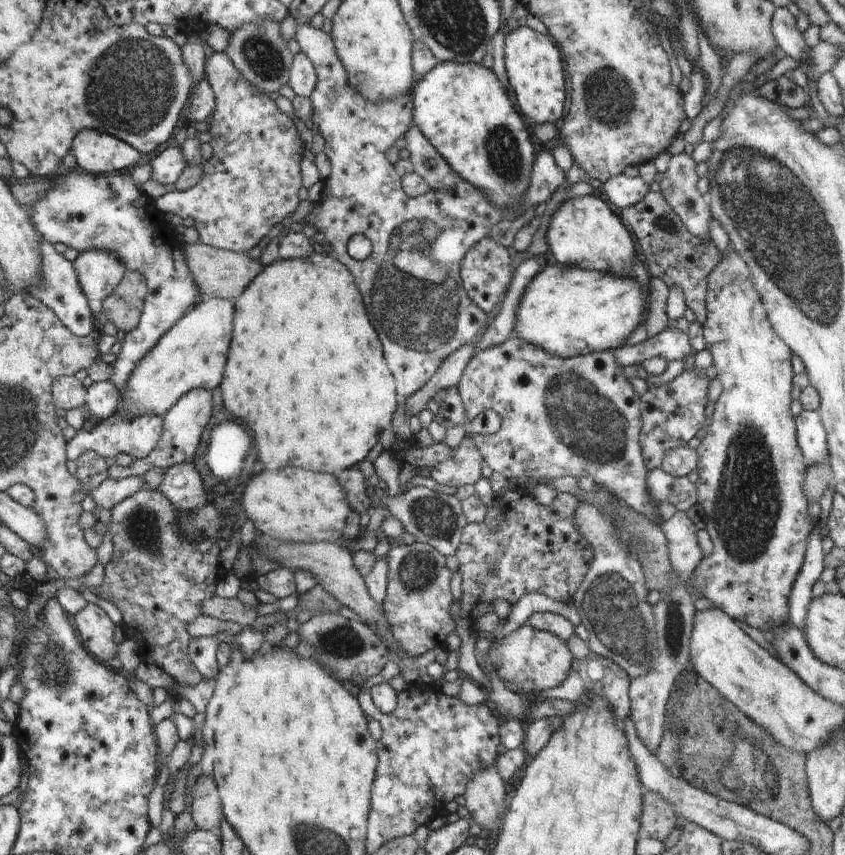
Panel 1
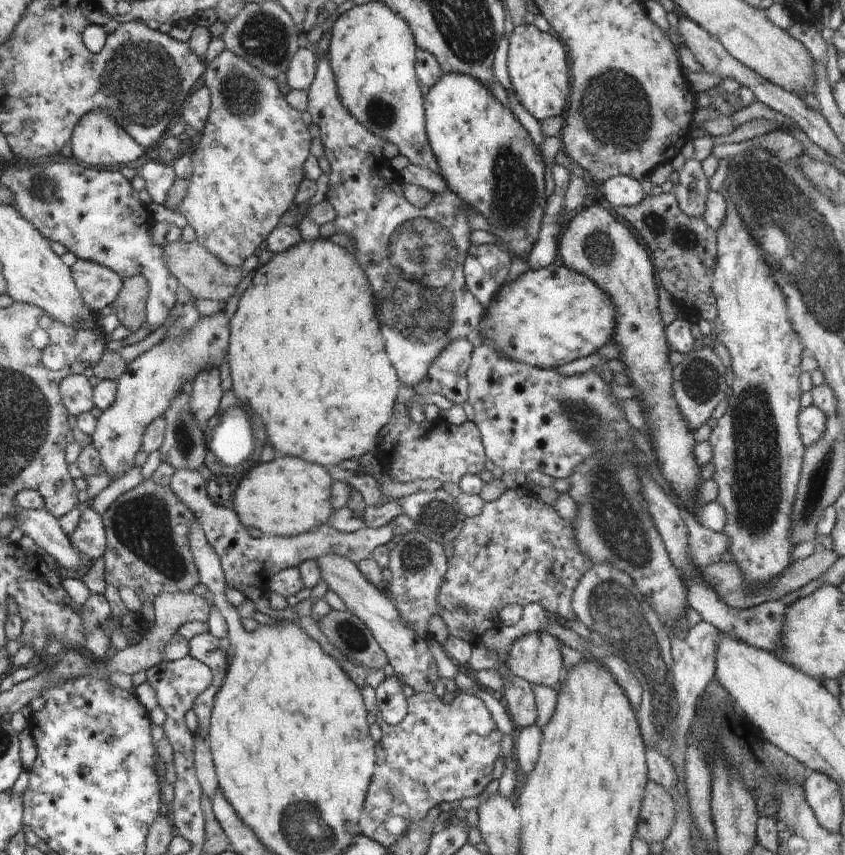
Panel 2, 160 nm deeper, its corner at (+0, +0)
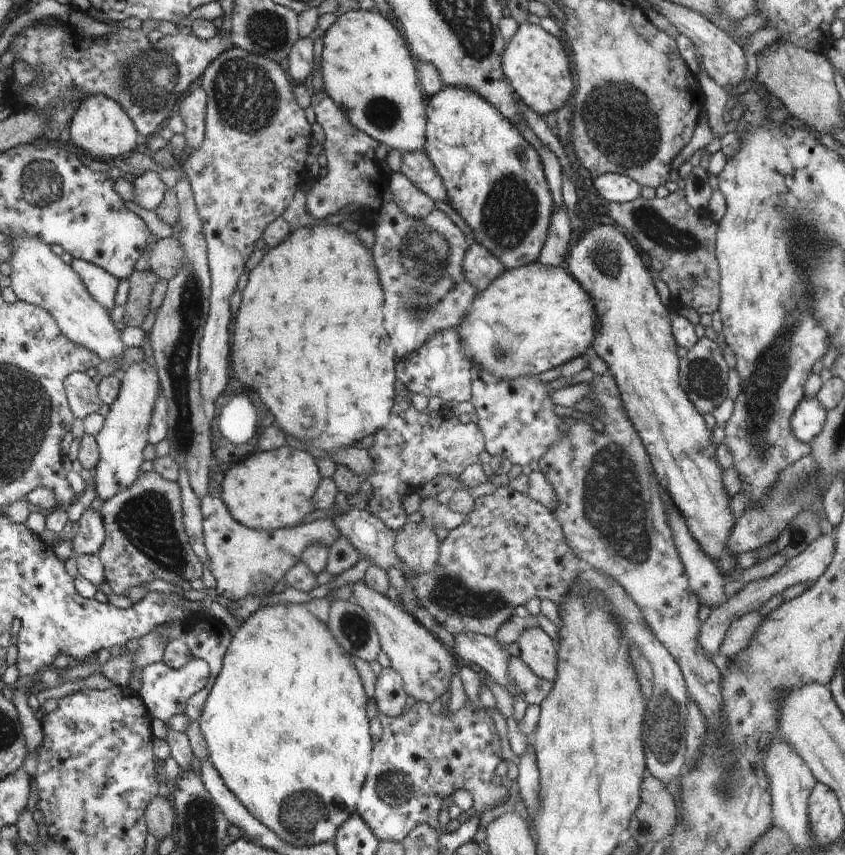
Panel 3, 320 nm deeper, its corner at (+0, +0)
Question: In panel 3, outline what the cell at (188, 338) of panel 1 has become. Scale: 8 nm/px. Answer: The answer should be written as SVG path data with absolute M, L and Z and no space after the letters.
M145 360L131 364L120 374L118 398L109 406L103 427L95 436L99 448L99 461L94 468L94 486L97 498L107 501L119 492L130 488L140 474L144 448L149 443L148 429L155 402L158 400L159 377Z

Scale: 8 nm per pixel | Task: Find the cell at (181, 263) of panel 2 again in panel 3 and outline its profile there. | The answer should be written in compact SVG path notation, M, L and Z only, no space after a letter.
M174 237L158 239L150 245L148 250L148 264L150 270L157 274L160 280L170 280L181 267L184 256L180 241Z

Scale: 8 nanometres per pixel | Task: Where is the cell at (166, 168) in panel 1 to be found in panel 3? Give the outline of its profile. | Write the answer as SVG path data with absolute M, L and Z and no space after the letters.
M146 171L133 182L133 201L146 210L155 210L164 200L167 190L158 173Z

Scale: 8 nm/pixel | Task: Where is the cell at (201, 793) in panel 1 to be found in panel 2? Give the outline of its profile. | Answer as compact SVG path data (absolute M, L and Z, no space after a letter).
M202 738L194 739L194 765L195 774L200 784L202 795L210 800L214 798L214 794L219 791L219 783L213 766L213 759L210 754L209 746Z

